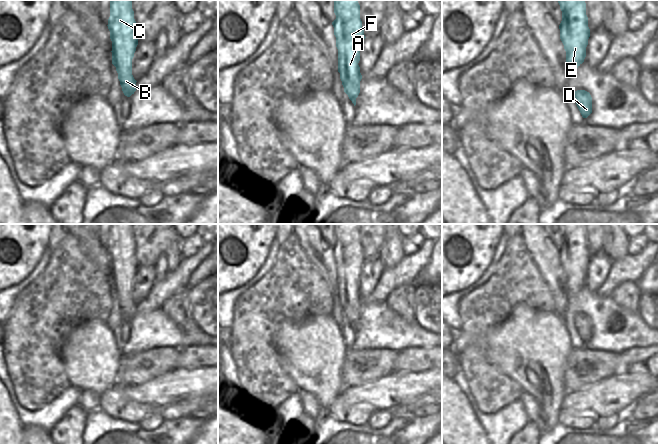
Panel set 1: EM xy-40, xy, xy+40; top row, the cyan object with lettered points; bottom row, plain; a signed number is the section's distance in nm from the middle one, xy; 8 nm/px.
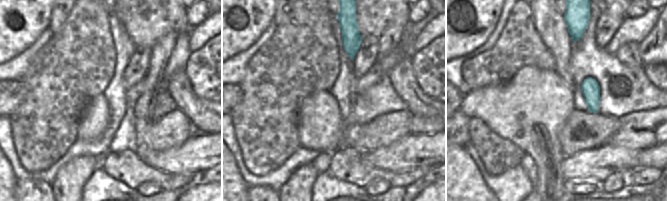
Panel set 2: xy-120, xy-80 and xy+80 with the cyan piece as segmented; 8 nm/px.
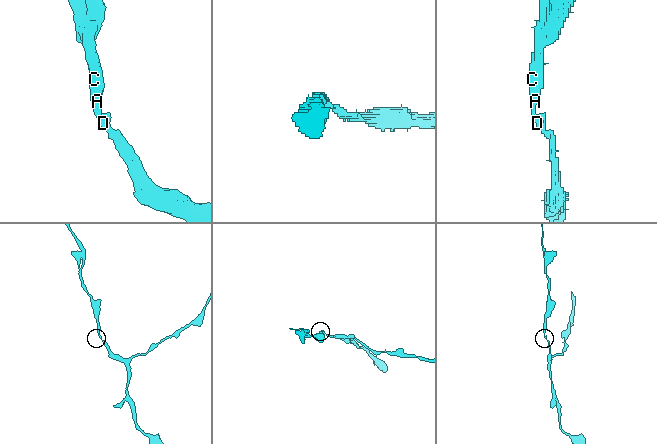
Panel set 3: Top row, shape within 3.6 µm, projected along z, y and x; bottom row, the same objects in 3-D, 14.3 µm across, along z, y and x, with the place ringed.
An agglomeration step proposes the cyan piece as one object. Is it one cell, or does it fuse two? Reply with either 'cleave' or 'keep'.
keep

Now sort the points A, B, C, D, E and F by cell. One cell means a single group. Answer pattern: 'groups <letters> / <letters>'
groups A B C D E F

